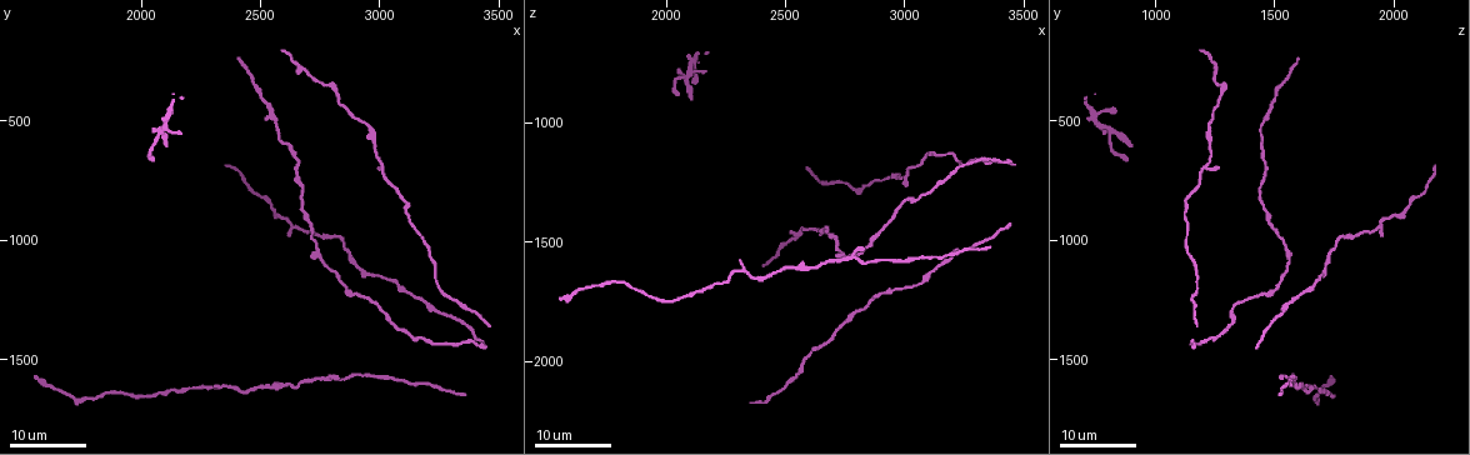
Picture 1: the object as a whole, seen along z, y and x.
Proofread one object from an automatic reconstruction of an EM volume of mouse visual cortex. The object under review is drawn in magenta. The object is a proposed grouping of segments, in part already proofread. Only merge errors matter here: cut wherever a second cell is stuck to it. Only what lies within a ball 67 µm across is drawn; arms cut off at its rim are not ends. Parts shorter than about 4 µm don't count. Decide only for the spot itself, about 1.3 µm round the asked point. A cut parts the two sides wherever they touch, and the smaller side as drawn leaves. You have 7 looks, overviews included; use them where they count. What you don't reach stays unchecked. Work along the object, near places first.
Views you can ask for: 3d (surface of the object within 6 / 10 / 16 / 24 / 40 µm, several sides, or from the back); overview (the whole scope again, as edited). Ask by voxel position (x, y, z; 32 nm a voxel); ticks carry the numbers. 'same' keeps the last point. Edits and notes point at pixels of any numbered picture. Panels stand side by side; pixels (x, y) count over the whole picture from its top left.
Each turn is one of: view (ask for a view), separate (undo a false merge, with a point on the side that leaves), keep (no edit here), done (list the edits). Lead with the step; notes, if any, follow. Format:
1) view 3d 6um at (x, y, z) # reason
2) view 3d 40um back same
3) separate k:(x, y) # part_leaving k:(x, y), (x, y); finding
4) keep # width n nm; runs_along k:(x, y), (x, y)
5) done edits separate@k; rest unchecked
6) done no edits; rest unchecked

view 3d 24um at (3170, 1400, 1240) # thin neck

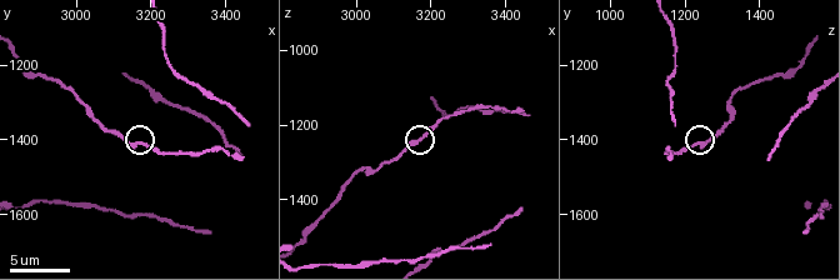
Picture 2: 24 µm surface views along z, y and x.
view 3d 6um at (3180, 1420, 1240)

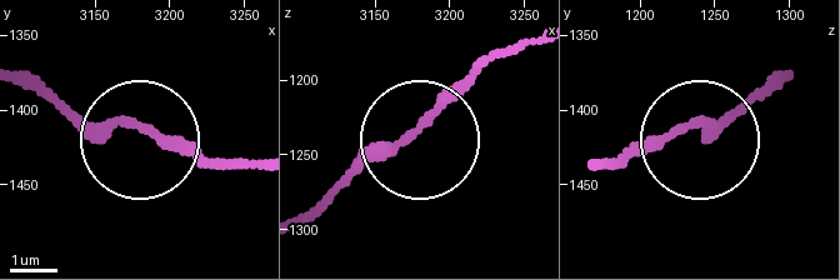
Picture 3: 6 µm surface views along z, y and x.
view 3d 6um back at (3176, 1410, 1234)

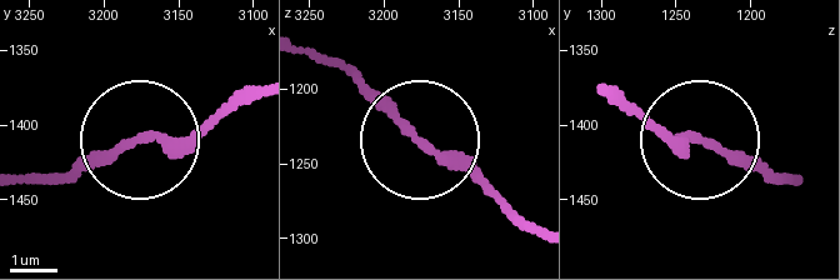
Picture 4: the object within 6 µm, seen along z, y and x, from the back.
keep # runs_along 4:(303, 49), (363, 76), (514, 216); all the same cell

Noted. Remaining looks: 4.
view 3d 24um at (3010, 700, 1200)

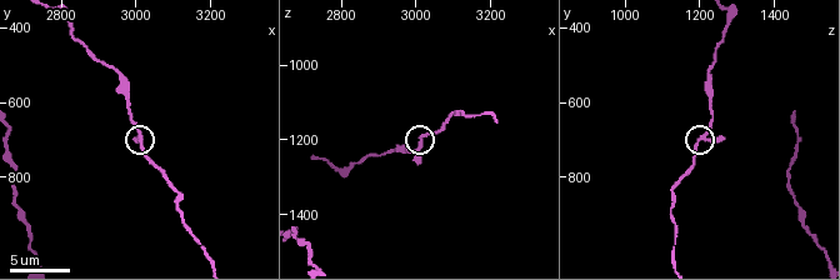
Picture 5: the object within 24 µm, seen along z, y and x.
view 3d 10um at (3020, 720, 1190)

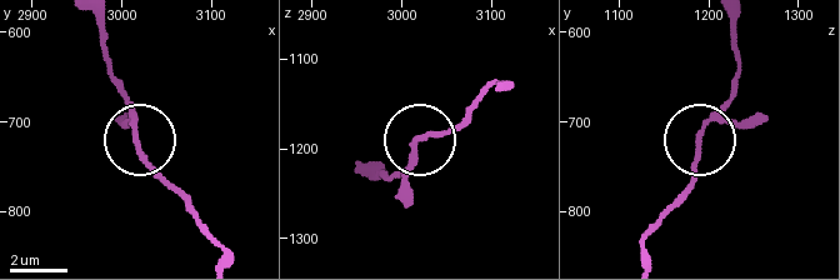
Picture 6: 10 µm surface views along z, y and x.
view 3d 10um back at (3015, 715, 1190)

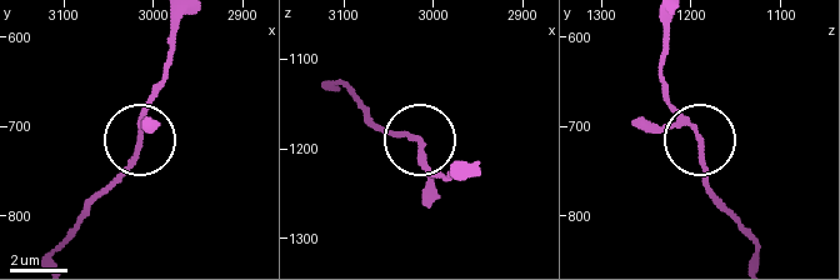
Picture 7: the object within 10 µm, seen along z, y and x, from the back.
keep # arms 3; runs_along 7:(755, 259), (753, 238), (710, 186), (700, 136), (664, 89); all the same cell

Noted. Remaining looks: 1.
done no edits; rest unchecked

